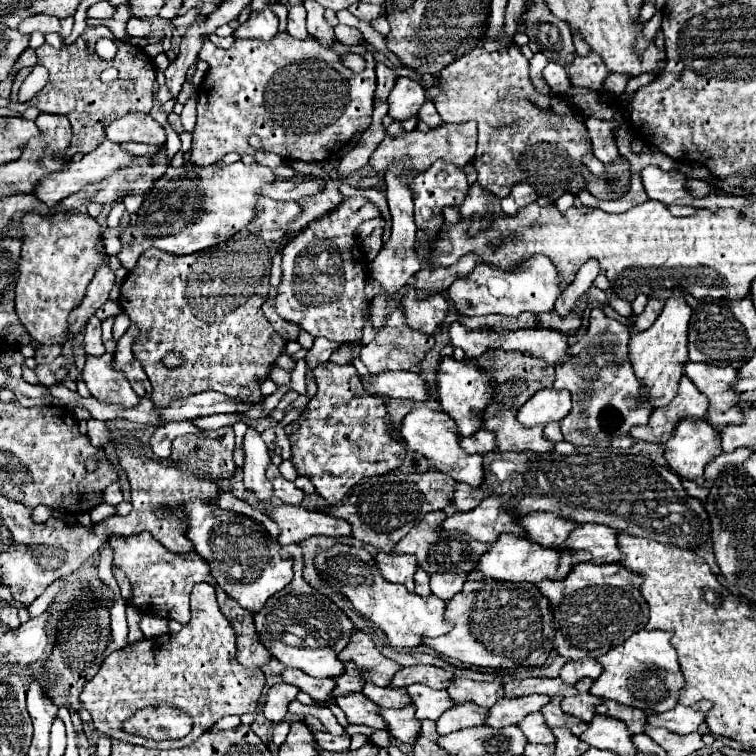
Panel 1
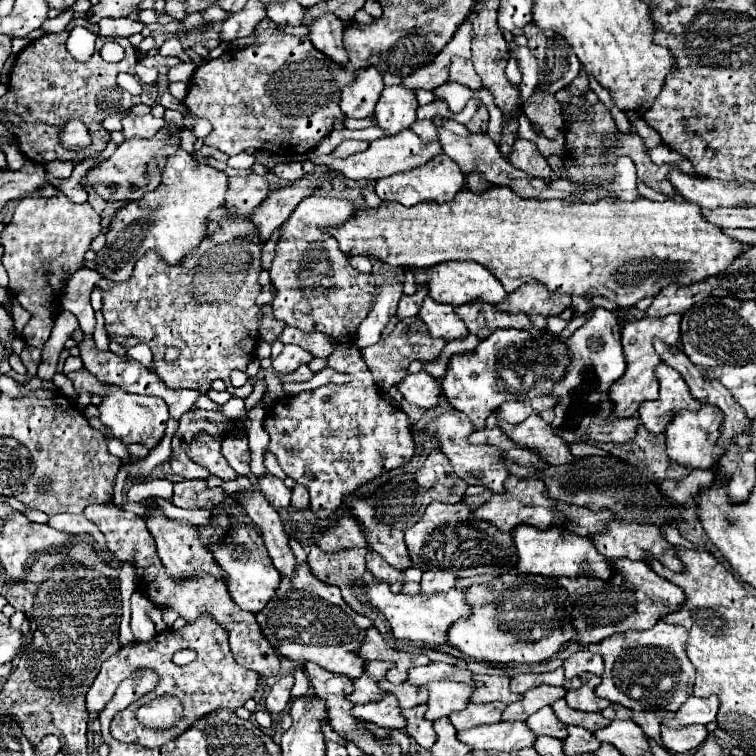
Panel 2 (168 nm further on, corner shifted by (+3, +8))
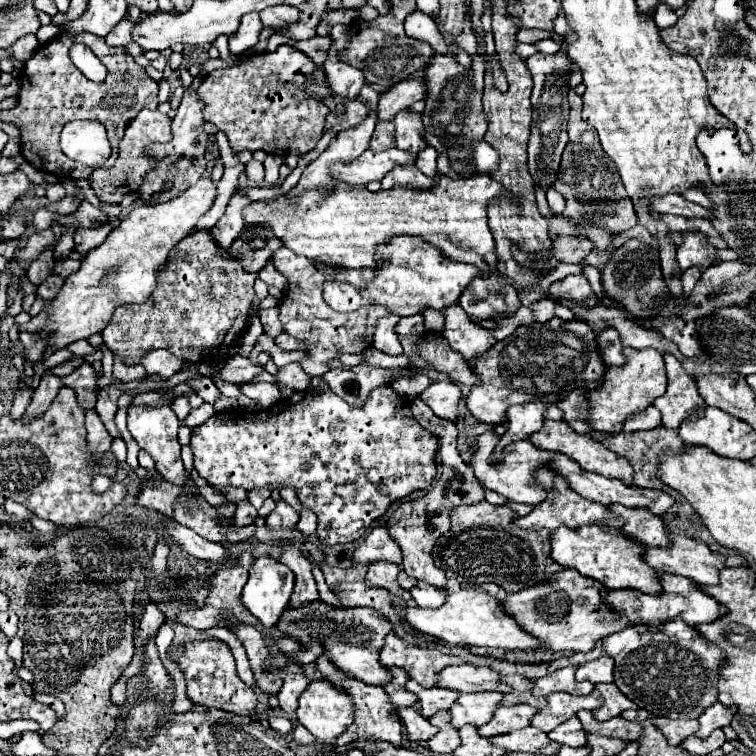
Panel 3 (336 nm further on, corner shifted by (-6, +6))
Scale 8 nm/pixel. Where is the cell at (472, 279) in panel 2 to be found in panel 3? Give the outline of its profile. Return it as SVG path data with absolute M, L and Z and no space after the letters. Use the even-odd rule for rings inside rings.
M395 237L395 241L383 245L383 249L379 249L377 267L379 273L375 281L365 289L357 289L339 281L327 281L323 287L325 301L335 311L355 311L363 305L379 303L395 315L407 317L421 313L425 307L443 309L447 305L455 305L465 287L481 275L475 265L447 261L447 257L439 257L439 249L433 245L423 245L423 241L415 241L415 237Z

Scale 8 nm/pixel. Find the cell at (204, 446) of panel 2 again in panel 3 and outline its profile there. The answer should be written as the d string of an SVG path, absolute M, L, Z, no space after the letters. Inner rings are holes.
M389 385L373 389L359 407L349 405L331 391L301 391L289 399L277 401L265 411L231 409L215 413L209 421L193 429L191 451L197 473L215 487L233 485L249 491L269 483L273 487L293 485L299 501L317 515L317 537L325 545L351 543L359 539L365 529L387 511L389 503L417 489L429 487L437 473L437 437L417 423L411 415L409 401L399 397Z

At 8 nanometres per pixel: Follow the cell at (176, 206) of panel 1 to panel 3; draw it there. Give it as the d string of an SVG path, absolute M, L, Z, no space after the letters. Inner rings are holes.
M203 175L195 185L191 185L189 189L185 189L183 193L173 197L171 201L157 203L157 205L141 205L141 207L133 209L125 219L121 219L119 227L115 227L99 247L95 247L87 253L87 257L81 263L81 269L65 279L61 291L51 301L51 305L49 305L49 323L41 331L41 335L51 333L49 345L53 345L57 349L63 349L67 343L87 339L93 333L101 333L101 329L111 319L111 313L113 313L115 305L147 301L147 297L153 293L153 289L157 285L157 275L167 267L169 251L183 237L187 237L195 229L197 221L213 207L215 197L217 197L217 183L211 177Z

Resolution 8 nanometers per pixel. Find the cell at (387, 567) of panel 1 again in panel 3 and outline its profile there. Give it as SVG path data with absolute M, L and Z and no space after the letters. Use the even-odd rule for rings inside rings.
M375 561L369 565L369 573L367 573L367 585L377 585L387 589L391 595L401 597L403 601L409 601L411 595L399 587L397 583L397 575L399 575L399 565L389 563L389 561Z

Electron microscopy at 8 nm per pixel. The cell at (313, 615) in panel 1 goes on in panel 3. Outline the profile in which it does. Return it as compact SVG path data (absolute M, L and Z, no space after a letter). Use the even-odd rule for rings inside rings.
M317 599L309 605L287 607L275 627L281 635L287 635L301 645L319 641L325 649L323 655L353 679L359 679L367 685L385 685L391 681L391 673L387 673L387 669L379 663L379 651L383 647L385 635L391 633L393 627L371 607L333 607Z

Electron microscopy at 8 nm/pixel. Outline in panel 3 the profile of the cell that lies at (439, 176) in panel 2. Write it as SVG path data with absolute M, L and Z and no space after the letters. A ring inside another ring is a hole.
M415 165L411 169L393 169L391 173L387 173L387 177L383 177L381 187L383 189L393 189L393 187L415 187L415 189L431 189L435 187L441 177L445 177L443 173L435 173L435 177L427 177L423 175Z

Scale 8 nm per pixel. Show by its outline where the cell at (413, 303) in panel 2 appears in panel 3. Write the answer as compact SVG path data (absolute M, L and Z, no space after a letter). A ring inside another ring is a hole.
M411 315L411 317L401 317L401 321L397 323L397 335L419 335L425 331L423 327L423 315Z

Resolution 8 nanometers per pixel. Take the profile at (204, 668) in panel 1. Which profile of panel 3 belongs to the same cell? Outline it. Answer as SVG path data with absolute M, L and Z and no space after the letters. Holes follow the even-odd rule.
M217 639L207 641L191 641L185 645L177 645L169 649L169 655L173 661L179 663L185 683L187 683L187 699L195 707L217 707L223 711L233 711L237 715L253 715L257 695L255 691L245 685L237 675L235 657L231 653L231 647Z

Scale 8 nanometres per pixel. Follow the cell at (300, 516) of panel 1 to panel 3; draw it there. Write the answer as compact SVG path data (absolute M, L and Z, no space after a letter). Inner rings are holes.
M371 527L371 533L357 545L353 553L353 563L373 563L373 561L391 561L401 563L401 549L389 537L385 527Z

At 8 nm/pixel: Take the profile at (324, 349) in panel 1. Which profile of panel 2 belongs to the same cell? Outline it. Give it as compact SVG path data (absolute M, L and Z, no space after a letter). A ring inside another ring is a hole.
M286 345L284 351L274 359L272 367L278 373L294 373L300 365L310 363L310 361L312 361L312 355L308 351L304 351L298 345Z

